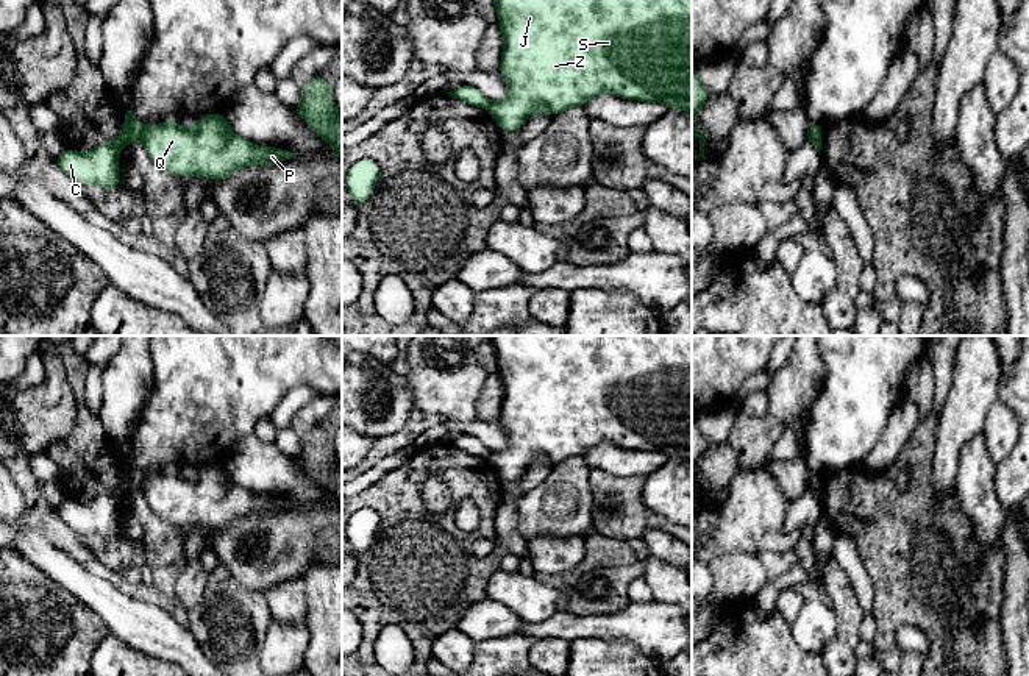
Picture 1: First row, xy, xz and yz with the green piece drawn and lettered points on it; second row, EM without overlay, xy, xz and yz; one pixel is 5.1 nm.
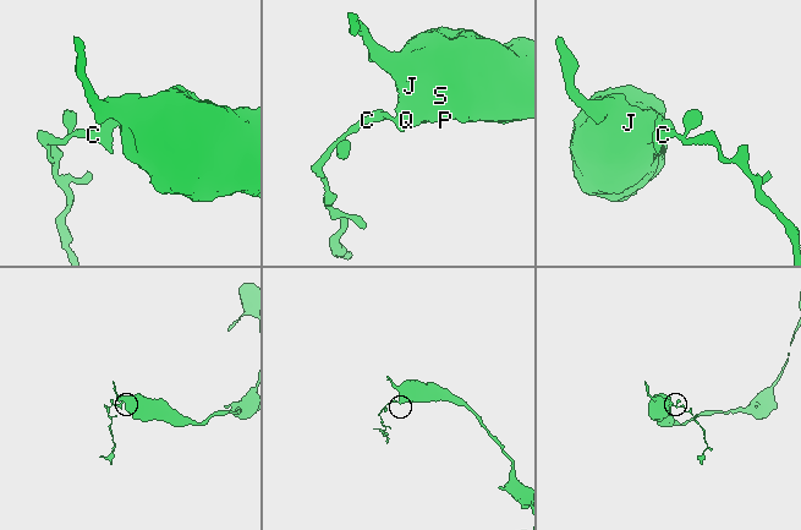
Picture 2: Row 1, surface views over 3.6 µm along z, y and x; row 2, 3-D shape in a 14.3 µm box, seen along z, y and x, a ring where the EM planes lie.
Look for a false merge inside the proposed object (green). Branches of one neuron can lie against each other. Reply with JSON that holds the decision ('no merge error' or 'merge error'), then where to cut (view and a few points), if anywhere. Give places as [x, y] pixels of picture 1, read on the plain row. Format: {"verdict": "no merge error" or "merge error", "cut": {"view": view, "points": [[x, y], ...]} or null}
{"verdict": "merge error", "cut": {"view": "xy", "points": [[142, 476], [138, 487]]}}

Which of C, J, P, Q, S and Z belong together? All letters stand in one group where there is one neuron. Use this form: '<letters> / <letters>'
C / J P Q S Z

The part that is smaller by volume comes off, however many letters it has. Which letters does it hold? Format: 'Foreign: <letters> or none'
Foreign: C

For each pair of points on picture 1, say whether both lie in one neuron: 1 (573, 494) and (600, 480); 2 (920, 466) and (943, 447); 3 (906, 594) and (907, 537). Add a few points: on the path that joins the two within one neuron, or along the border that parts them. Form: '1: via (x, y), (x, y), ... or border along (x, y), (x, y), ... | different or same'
1: border along (587, 469), (594, 522) | different
2: border along (937, 426), (932, 451), (932, 492) | different
3: via (907, 579), (907, 551) | same

